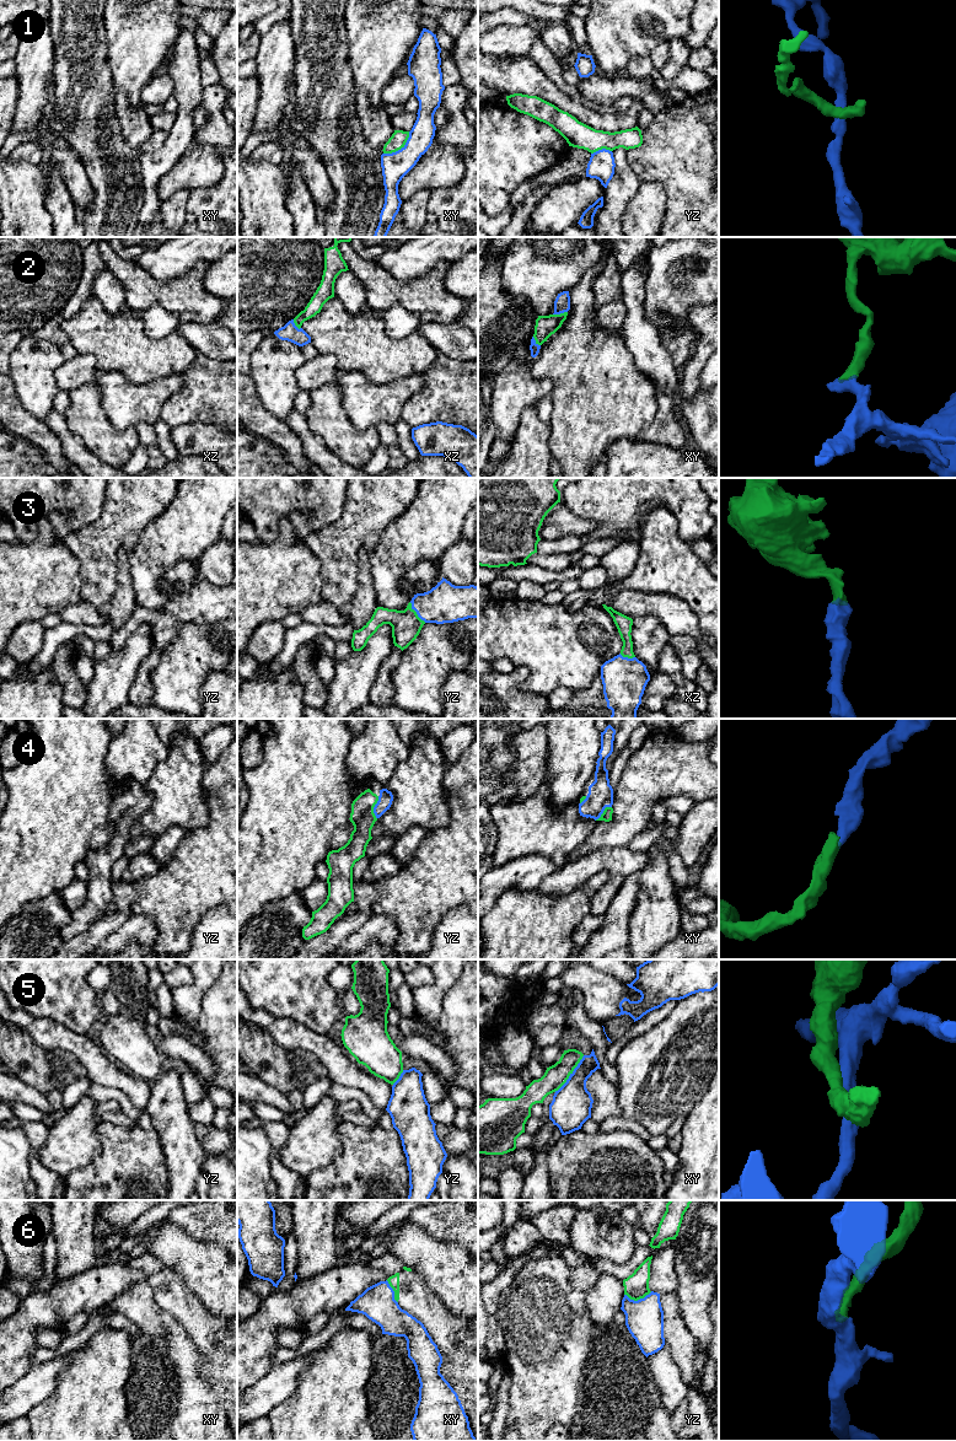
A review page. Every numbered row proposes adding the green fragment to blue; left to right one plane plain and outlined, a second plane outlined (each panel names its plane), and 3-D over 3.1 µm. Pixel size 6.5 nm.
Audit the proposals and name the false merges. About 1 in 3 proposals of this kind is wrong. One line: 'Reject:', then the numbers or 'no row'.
Reject: 1, 5, 6

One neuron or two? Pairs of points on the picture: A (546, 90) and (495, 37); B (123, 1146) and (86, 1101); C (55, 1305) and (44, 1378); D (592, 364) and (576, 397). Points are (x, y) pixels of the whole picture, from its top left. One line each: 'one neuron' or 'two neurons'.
A: two neurons
B: two neurons
C: two neurons
D: one neuron

